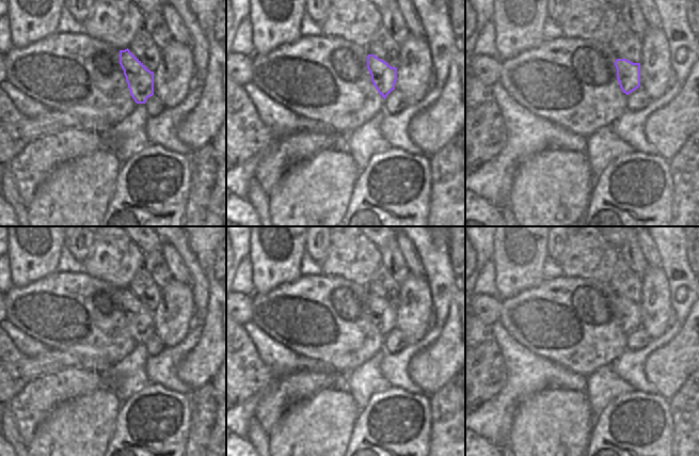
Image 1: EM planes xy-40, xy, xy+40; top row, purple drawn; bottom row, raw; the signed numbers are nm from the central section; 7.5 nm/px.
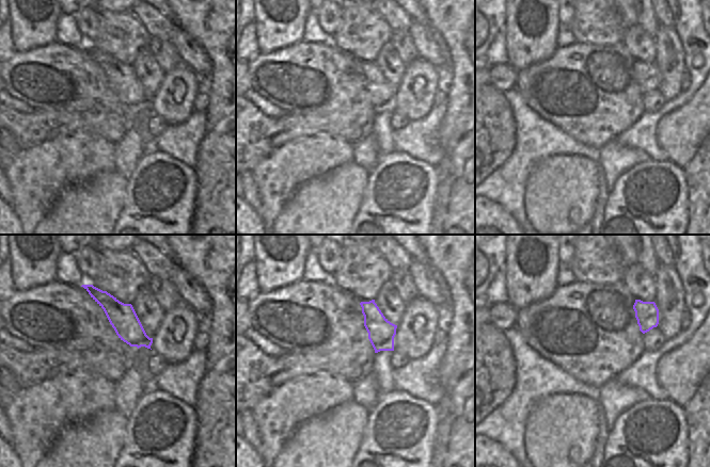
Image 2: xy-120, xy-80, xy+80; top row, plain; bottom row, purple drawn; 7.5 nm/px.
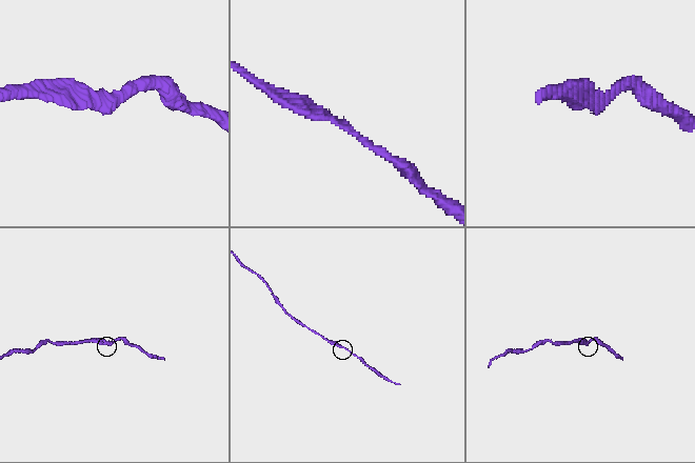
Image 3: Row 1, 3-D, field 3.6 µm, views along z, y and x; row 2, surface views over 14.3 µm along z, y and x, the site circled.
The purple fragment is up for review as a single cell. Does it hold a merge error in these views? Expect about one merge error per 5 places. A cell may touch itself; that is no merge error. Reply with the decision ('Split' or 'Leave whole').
Leave whole

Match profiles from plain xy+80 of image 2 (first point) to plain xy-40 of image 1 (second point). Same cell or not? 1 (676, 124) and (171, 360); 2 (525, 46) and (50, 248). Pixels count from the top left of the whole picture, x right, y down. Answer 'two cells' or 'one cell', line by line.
1: two cells
2: one cell

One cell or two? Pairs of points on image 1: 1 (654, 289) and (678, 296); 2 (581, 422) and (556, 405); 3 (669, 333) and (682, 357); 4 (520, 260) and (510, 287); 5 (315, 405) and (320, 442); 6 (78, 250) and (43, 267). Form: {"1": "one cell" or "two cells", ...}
{"1": "two cells", "2": "one cell", "3": "two cells", "4": "one cell", "5": "one cell", "6": "two cells"}

